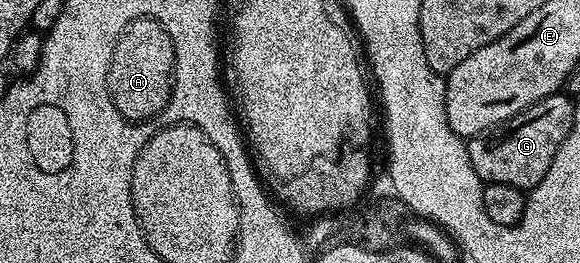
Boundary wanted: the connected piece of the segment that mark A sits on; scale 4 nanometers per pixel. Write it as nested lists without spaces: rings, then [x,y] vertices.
[[[135,20],[118,38],[110,62],[108,94],[127,120],[152,122],[163,113],[172,97],[172,81],[176,74],[176,55],[172,35],[158,20]]]

